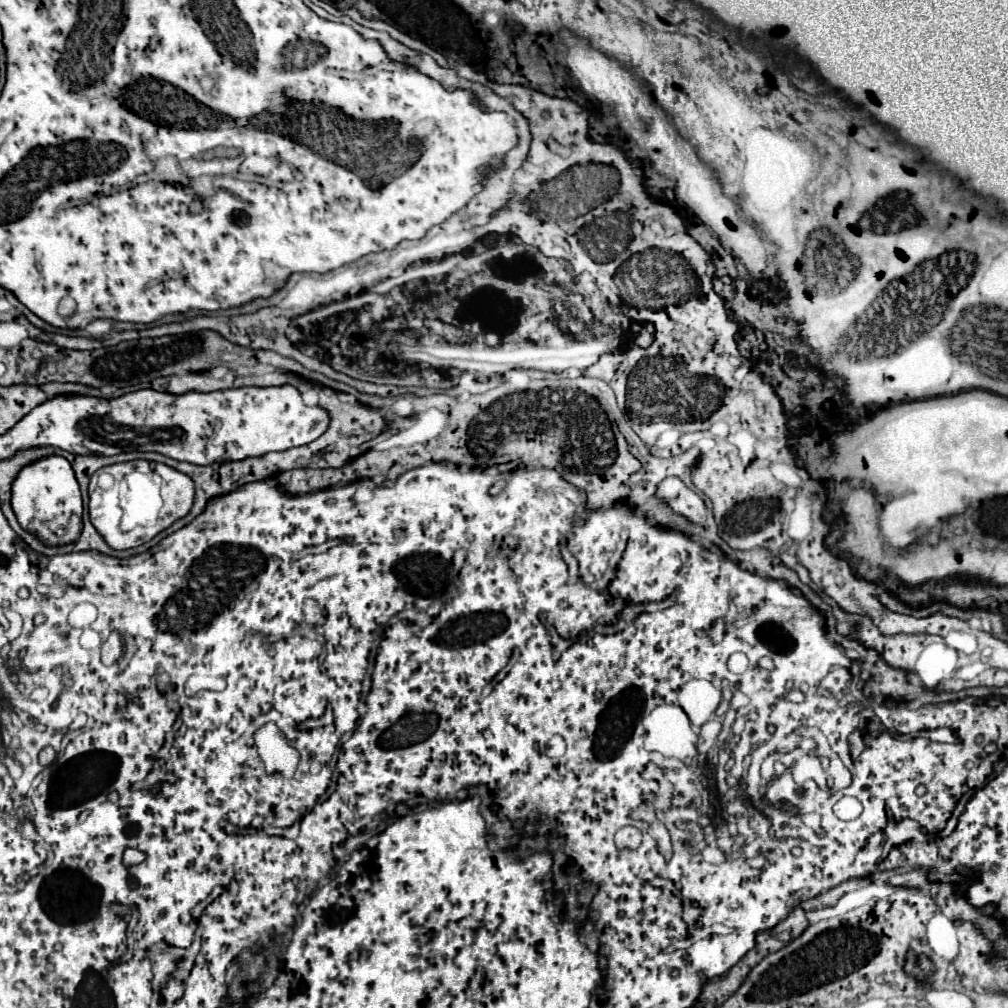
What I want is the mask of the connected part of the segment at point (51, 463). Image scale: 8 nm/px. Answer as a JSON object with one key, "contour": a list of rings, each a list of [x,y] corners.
{"contour":[[[48,455],[24,465],[12,481],[12,511],[16,513],[22,529],[26,529],[32,521],[42,521],[56,535],[64,535],[70,517],[82,517],[80,487],[70,463],[60,455]]]}

